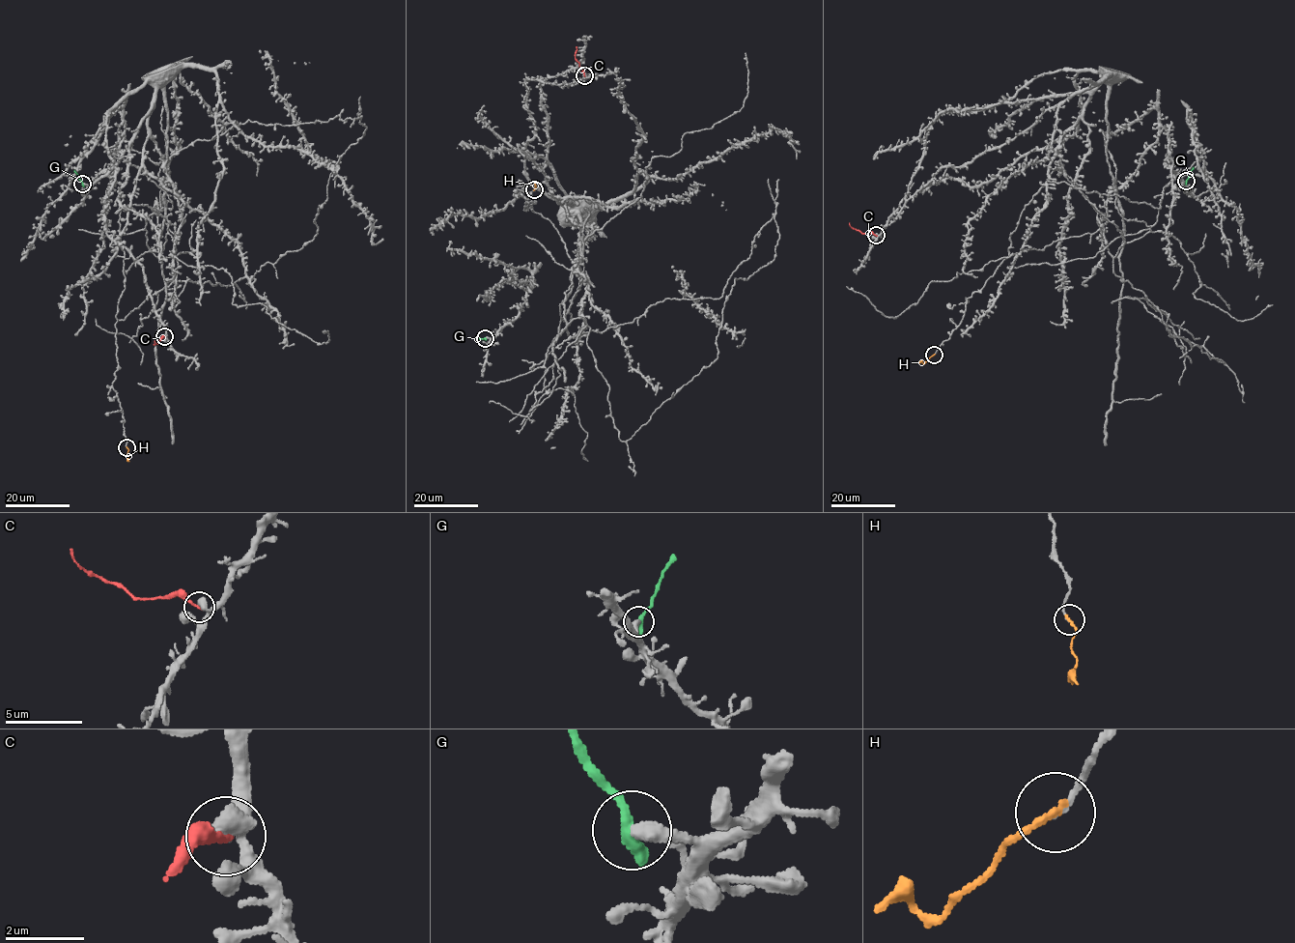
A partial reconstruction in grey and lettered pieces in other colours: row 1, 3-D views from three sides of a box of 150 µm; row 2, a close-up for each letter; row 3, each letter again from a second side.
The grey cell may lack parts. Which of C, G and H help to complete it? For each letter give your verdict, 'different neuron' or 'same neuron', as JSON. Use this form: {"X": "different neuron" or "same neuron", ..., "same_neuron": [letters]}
{"C": "different neuron", "G": "different neuron", "H": "same neuron", "same_neuron": ["H"]}

